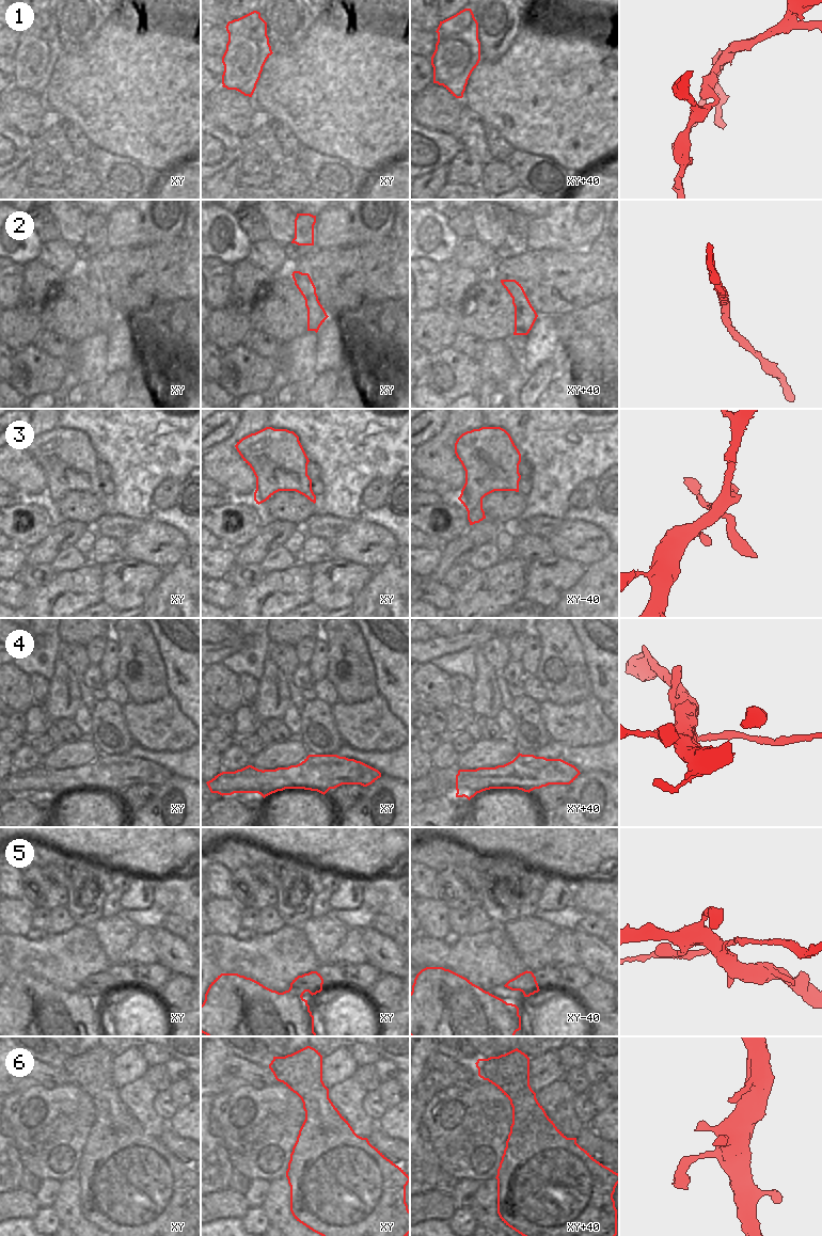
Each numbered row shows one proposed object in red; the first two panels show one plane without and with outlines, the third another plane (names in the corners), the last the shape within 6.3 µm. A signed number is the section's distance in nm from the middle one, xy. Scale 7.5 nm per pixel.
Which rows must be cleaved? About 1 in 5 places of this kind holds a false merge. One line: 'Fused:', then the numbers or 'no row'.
Fused: 1, 4, 5

